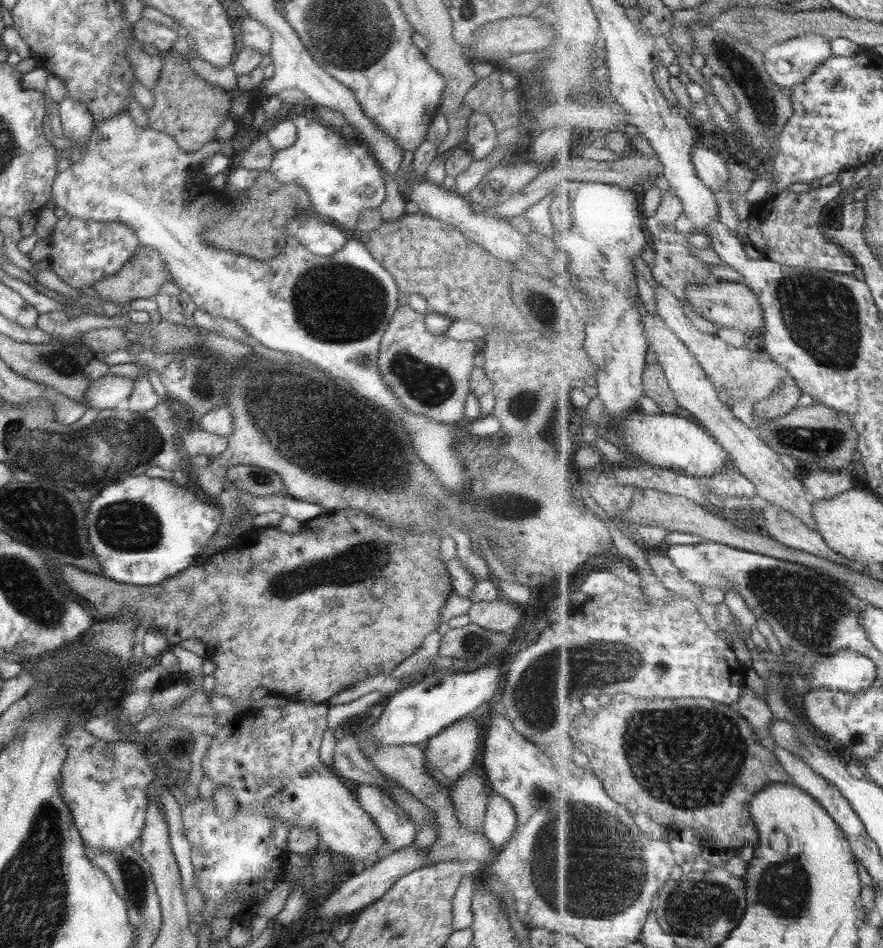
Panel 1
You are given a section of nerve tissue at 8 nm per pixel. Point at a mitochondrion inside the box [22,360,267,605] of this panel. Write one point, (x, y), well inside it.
(124, 525)

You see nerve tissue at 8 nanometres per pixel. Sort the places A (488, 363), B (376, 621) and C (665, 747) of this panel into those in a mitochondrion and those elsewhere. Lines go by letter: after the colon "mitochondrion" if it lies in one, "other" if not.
A: other
B: other
C: mitochondrion

